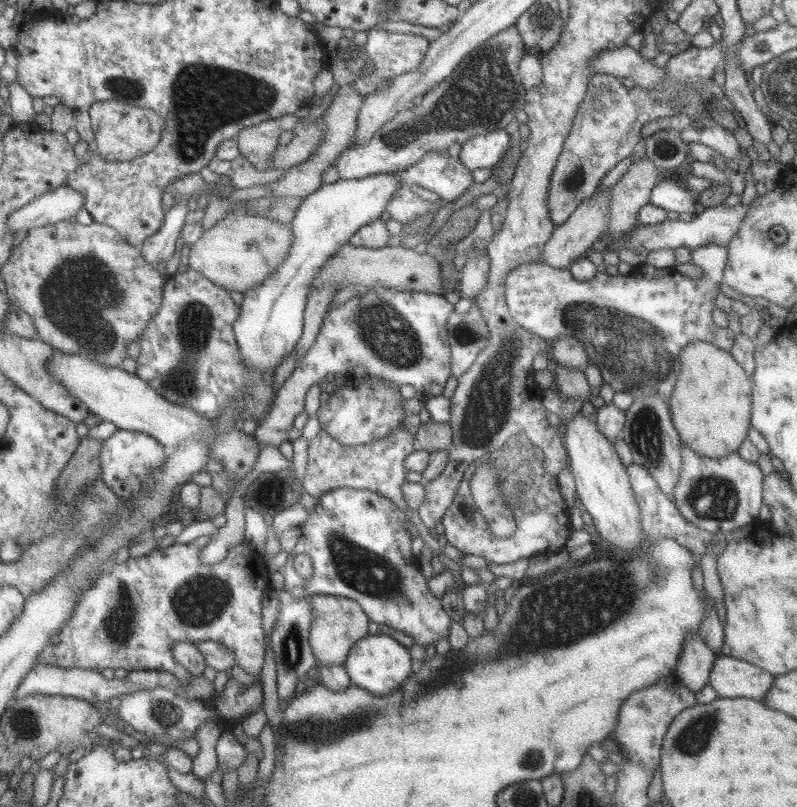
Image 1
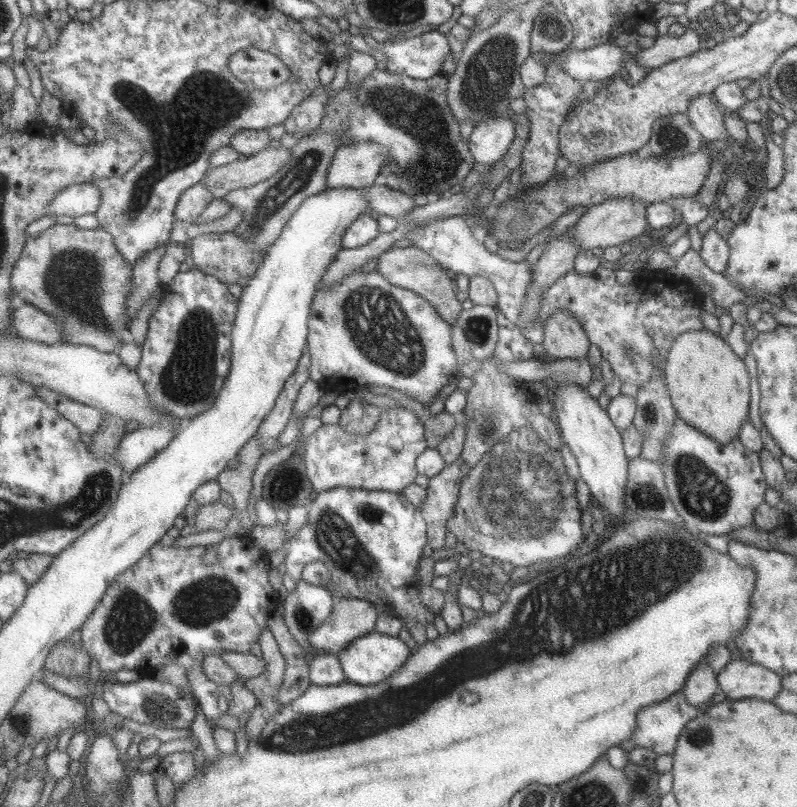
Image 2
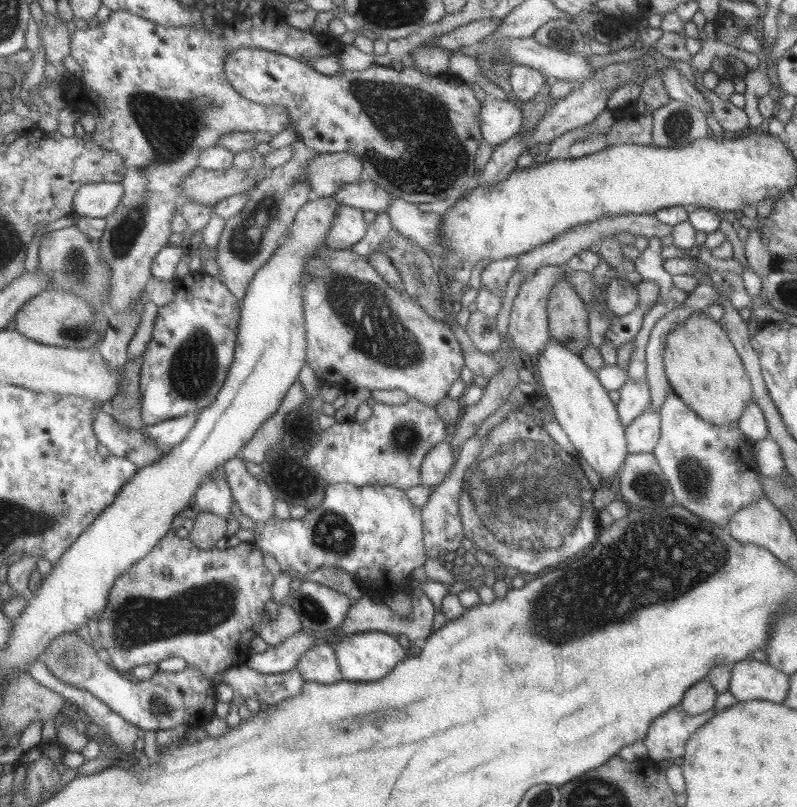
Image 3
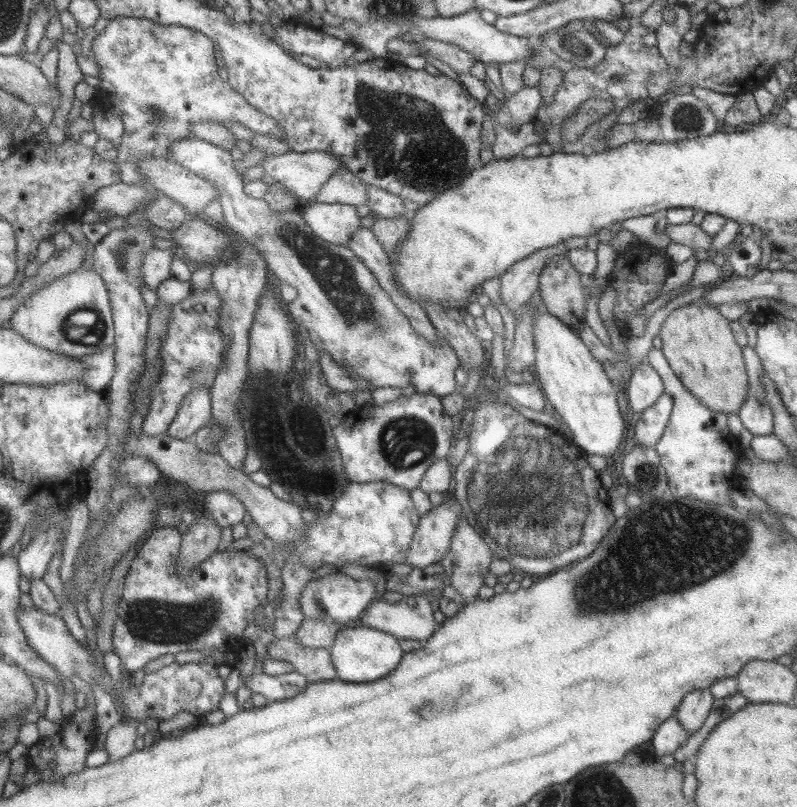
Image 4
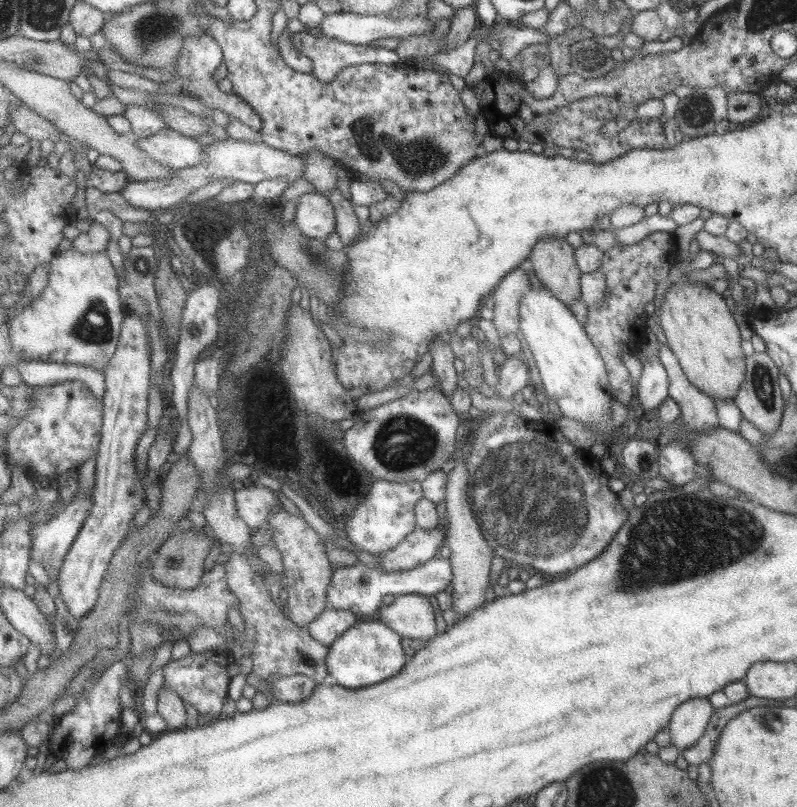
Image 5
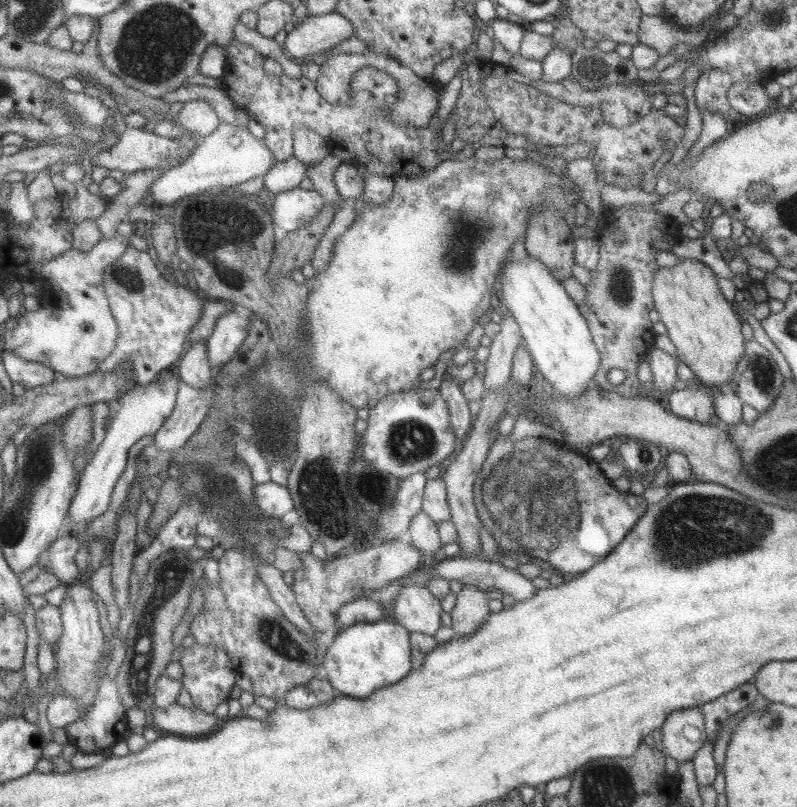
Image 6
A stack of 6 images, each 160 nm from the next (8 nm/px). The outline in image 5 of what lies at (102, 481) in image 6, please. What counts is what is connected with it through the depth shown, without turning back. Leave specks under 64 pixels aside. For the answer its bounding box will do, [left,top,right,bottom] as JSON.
[30,496,92,580]

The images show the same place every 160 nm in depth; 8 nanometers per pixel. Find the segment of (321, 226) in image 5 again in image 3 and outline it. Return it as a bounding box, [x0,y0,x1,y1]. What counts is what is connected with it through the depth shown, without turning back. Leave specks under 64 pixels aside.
[325,204,369,249]

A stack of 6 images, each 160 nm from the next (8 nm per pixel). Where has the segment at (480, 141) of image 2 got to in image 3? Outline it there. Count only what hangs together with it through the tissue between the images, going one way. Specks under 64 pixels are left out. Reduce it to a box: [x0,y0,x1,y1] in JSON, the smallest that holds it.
[478,97,522,149]

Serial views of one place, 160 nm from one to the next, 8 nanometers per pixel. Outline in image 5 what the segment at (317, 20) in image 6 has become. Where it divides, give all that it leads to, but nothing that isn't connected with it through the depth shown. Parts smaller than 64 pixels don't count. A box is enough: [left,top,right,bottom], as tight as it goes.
[320,12,434,45]

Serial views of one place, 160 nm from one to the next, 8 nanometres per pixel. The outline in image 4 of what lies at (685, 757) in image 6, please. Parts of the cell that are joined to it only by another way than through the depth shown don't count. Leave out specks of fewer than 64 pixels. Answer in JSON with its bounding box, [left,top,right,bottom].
[673,689,713,734]

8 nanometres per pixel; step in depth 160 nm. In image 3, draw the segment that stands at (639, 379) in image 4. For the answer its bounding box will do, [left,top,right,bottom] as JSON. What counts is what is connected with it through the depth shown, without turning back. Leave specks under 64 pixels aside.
[615,378,649,427]

